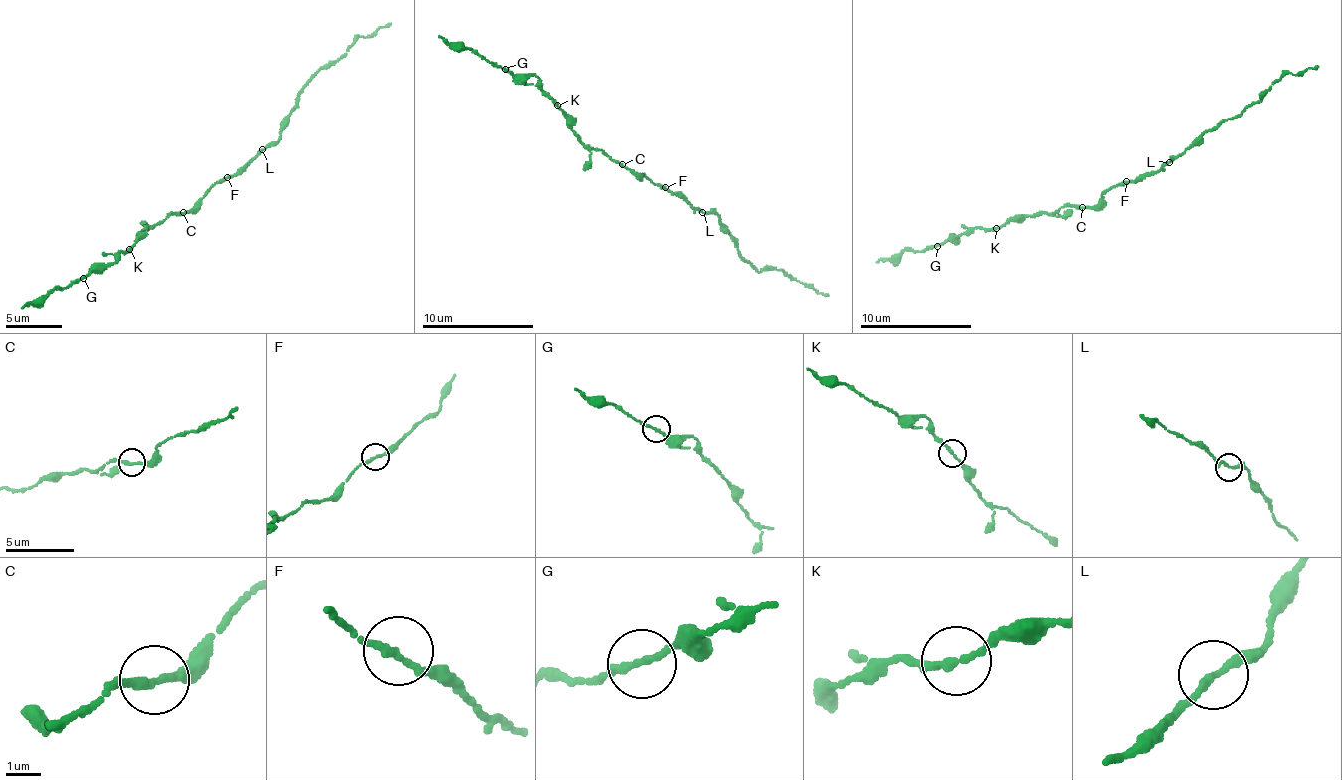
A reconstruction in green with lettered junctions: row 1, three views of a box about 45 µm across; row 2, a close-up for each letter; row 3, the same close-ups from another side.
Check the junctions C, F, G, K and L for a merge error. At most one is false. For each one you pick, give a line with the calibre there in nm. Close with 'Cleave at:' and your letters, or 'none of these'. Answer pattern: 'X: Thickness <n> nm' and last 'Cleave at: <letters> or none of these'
Cleave at: none of these

